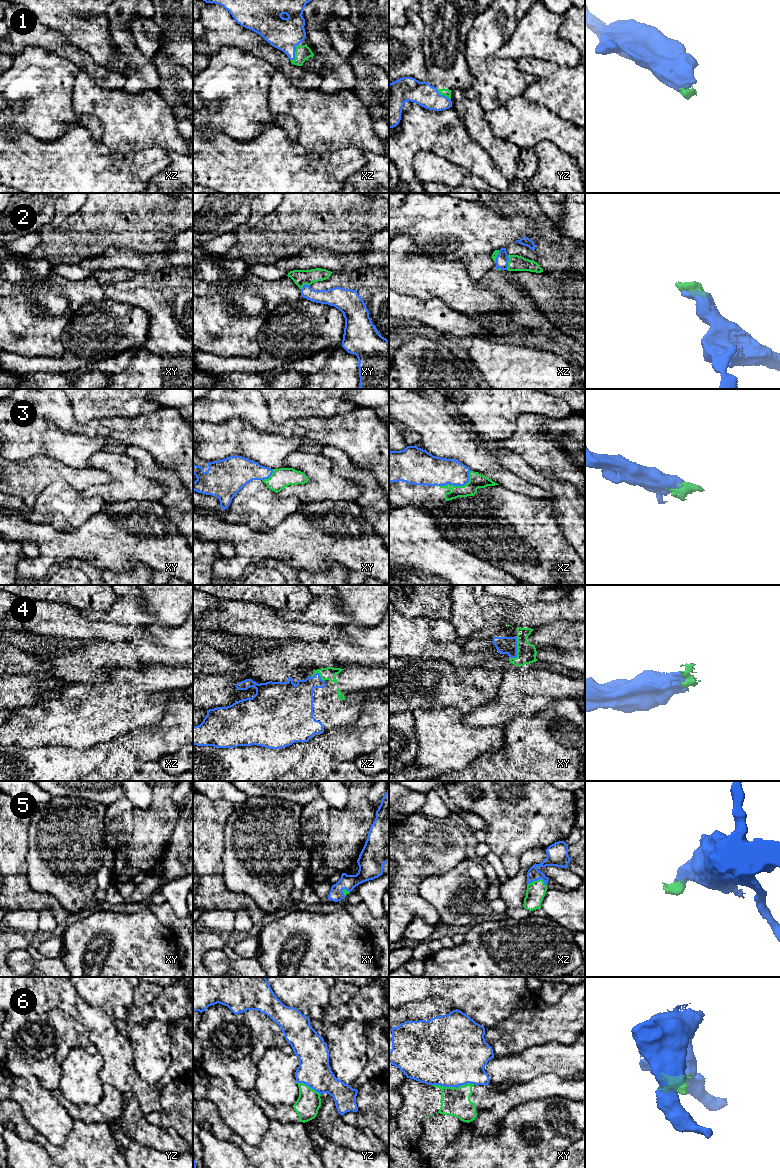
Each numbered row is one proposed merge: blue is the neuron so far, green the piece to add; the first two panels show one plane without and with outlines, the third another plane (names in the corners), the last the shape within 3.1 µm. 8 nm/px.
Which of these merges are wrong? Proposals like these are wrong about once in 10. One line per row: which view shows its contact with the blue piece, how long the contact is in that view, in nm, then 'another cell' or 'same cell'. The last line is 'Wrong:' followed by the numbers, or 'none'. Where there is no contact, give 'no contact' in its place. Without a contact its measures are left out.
1: contact in xz; length 160 nm; same cell
2: contact in xz; length 120 nm; same cell
3: contact in xz; length 280 nm; same cell
4: contact in xy; length 190 nm; same cell
5: contact in xz; length 160 nm; same cell
6: contact in xy; length 360 nm; another cell
Wrong: 6

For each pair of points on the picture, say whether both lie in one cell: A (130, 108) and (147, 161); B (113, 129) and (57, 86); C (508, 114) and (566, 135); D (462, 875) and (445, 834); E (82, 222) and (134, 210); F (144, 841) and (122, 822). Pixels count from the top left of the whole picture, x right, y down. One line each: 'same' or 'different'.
A: different
B: different
C: same
D: different
E: same
F: different

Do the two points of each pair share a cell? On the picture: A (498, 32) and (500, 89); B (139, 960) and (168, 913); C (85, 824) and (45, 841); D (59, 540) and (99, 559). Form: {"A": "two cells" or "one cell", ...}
{"A": "one cell", "B": "two cells", "C": "one cell", "D": "one cell"}

